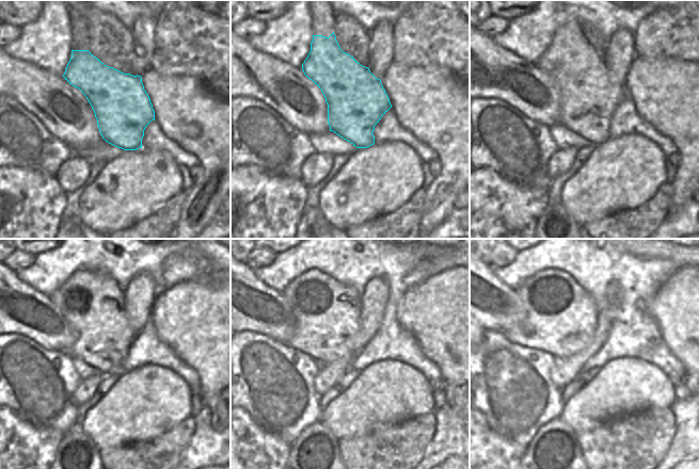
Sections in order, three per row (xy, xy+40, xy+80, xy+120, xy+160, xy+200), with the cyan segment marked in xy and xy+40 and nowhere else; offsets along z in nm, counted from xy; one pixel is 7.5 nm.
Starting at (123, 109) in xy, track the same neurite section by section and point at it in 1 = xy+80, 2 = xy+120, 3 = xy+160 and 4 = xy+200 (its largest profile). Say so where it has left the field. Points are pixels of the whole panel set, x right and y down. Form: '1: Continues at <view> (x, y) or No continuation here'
1: Continues at xy+80 (588, 97)
2: Continues at xy+120 (93, 305)
3: Continues at xy+160 (327, 311)
4: Continues at xy+200 (560, 317).

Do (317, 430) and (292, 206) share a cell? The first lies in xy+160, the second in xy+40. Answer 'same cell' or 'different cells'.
different cells

